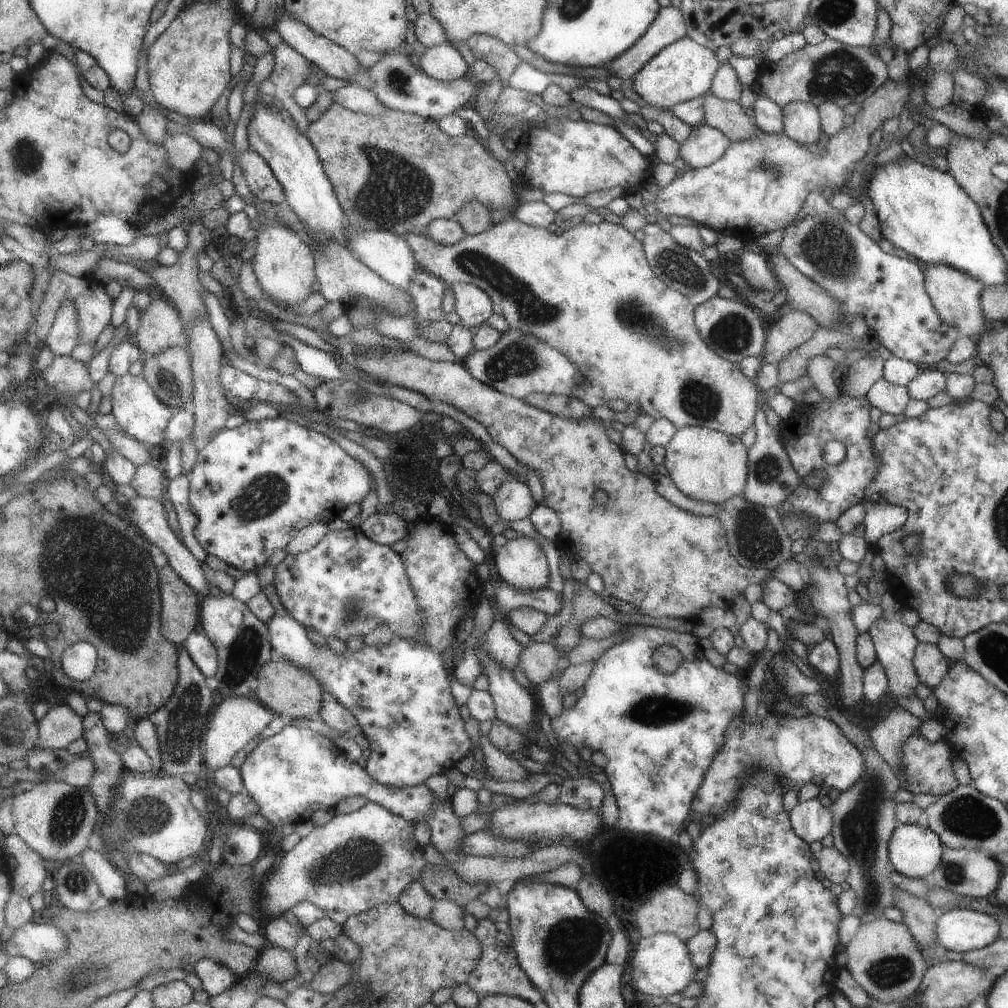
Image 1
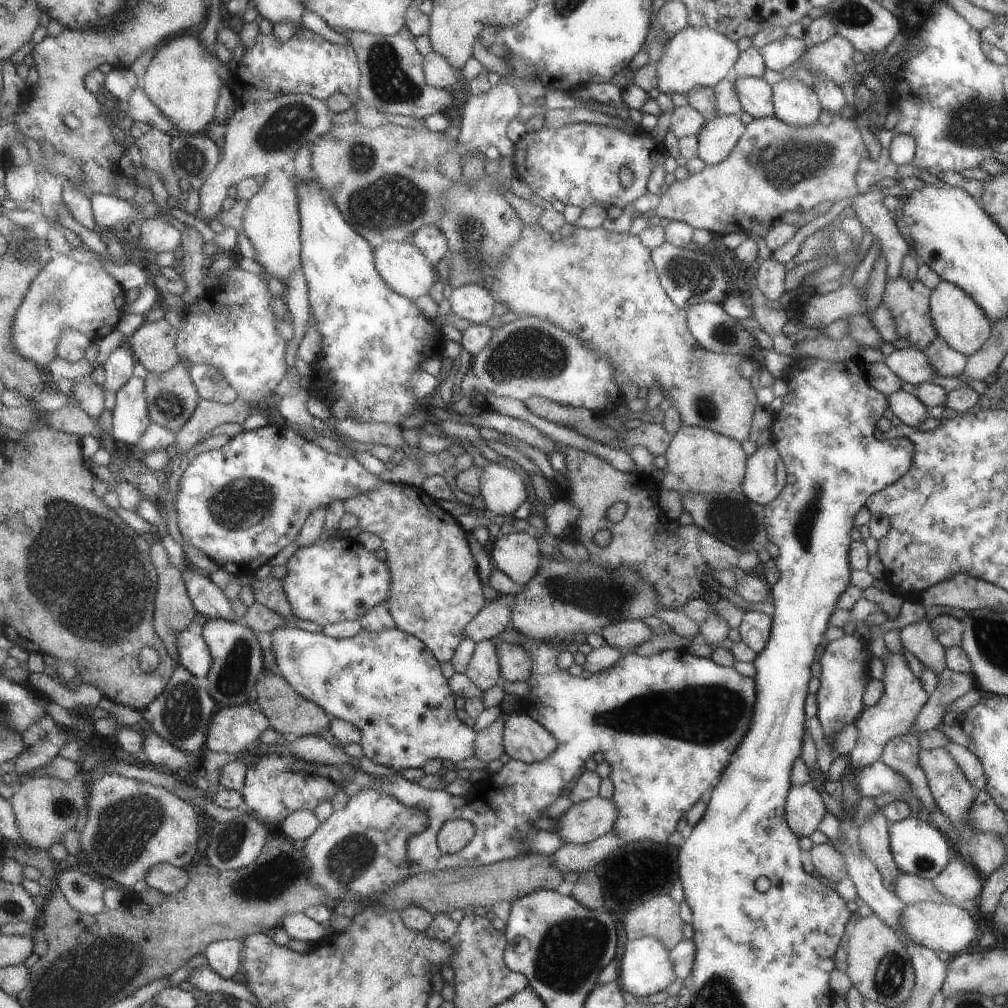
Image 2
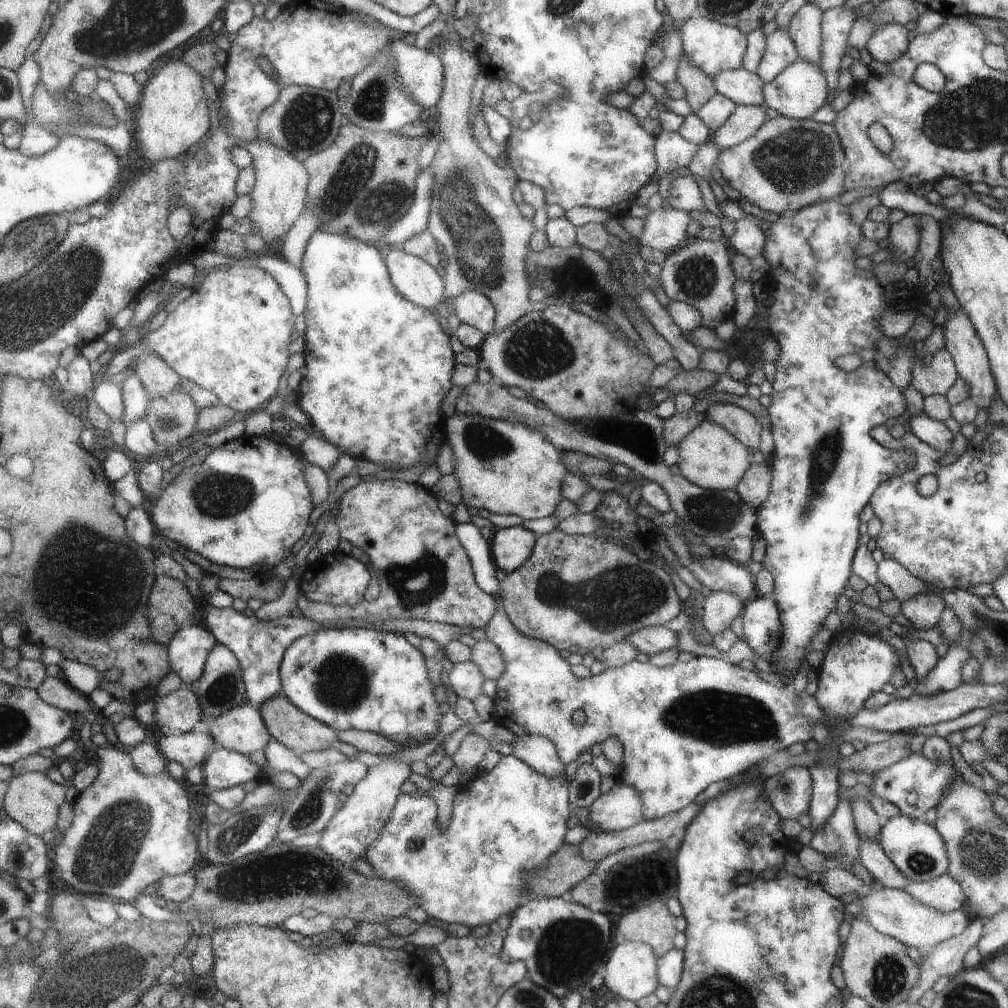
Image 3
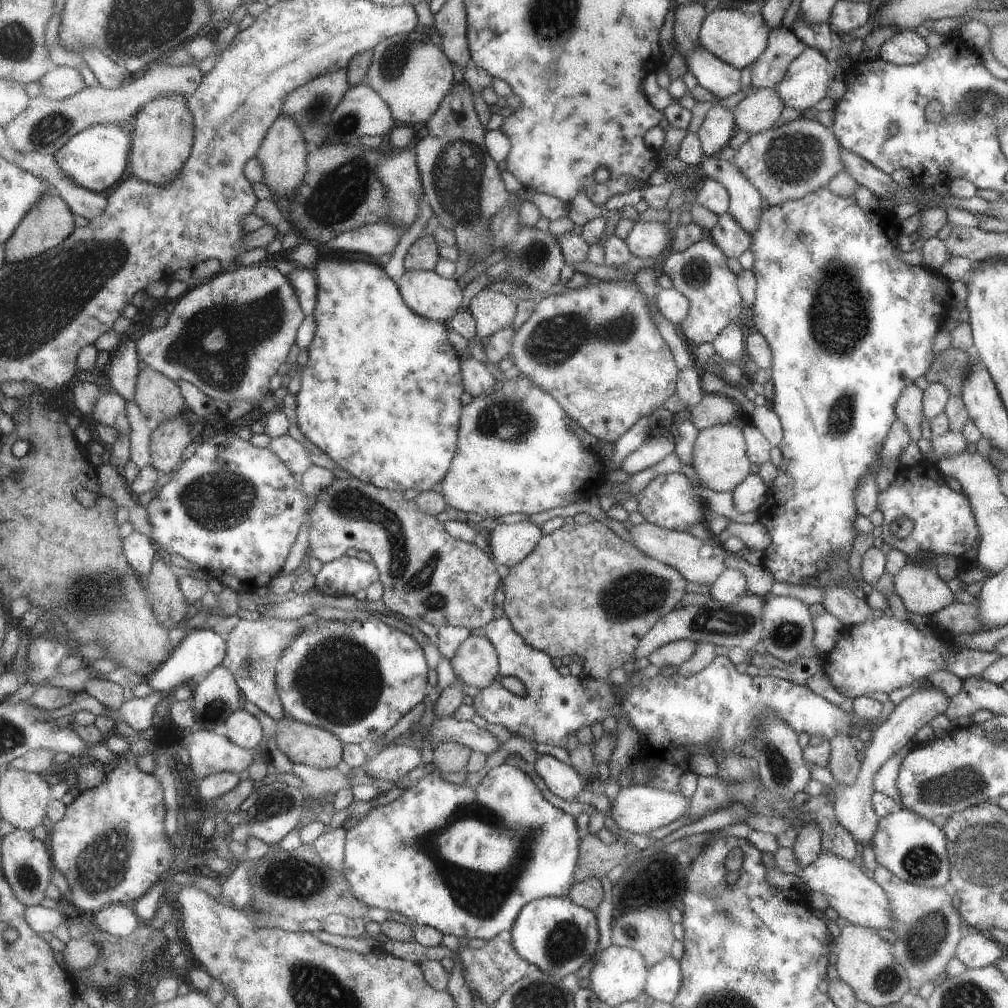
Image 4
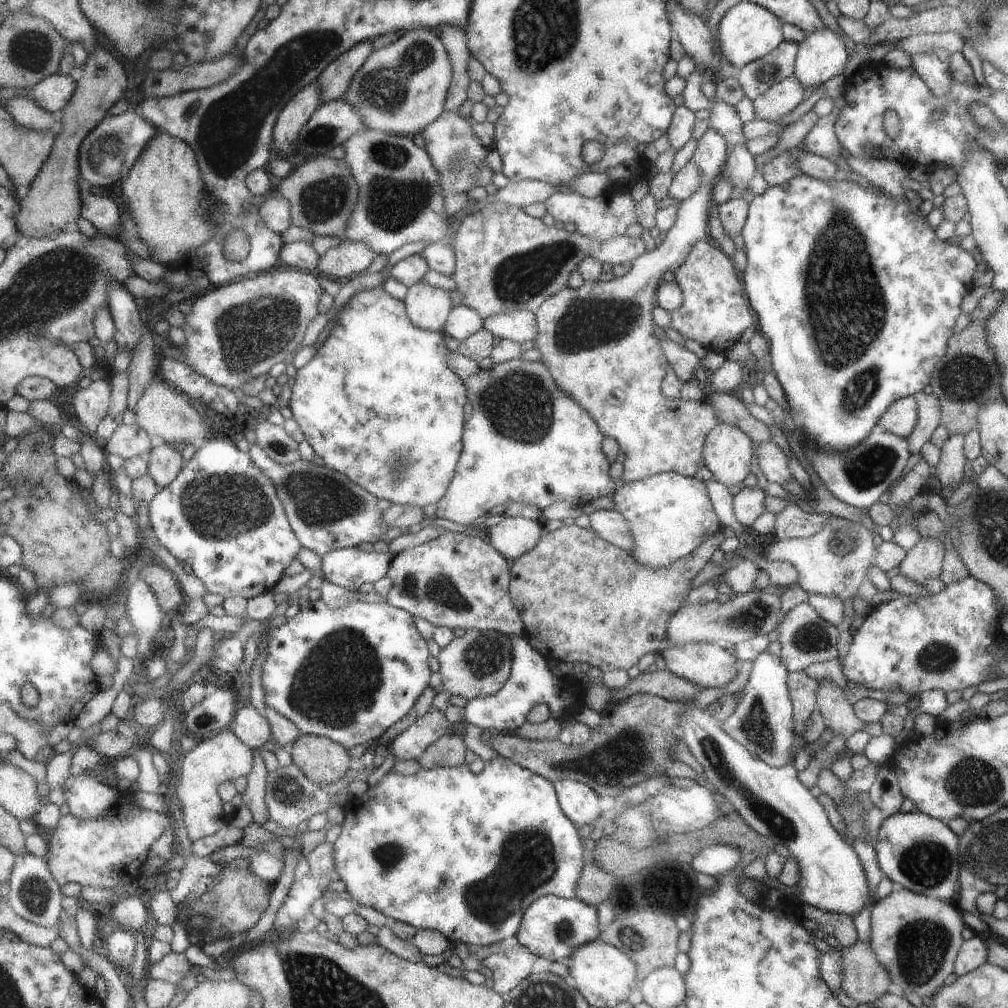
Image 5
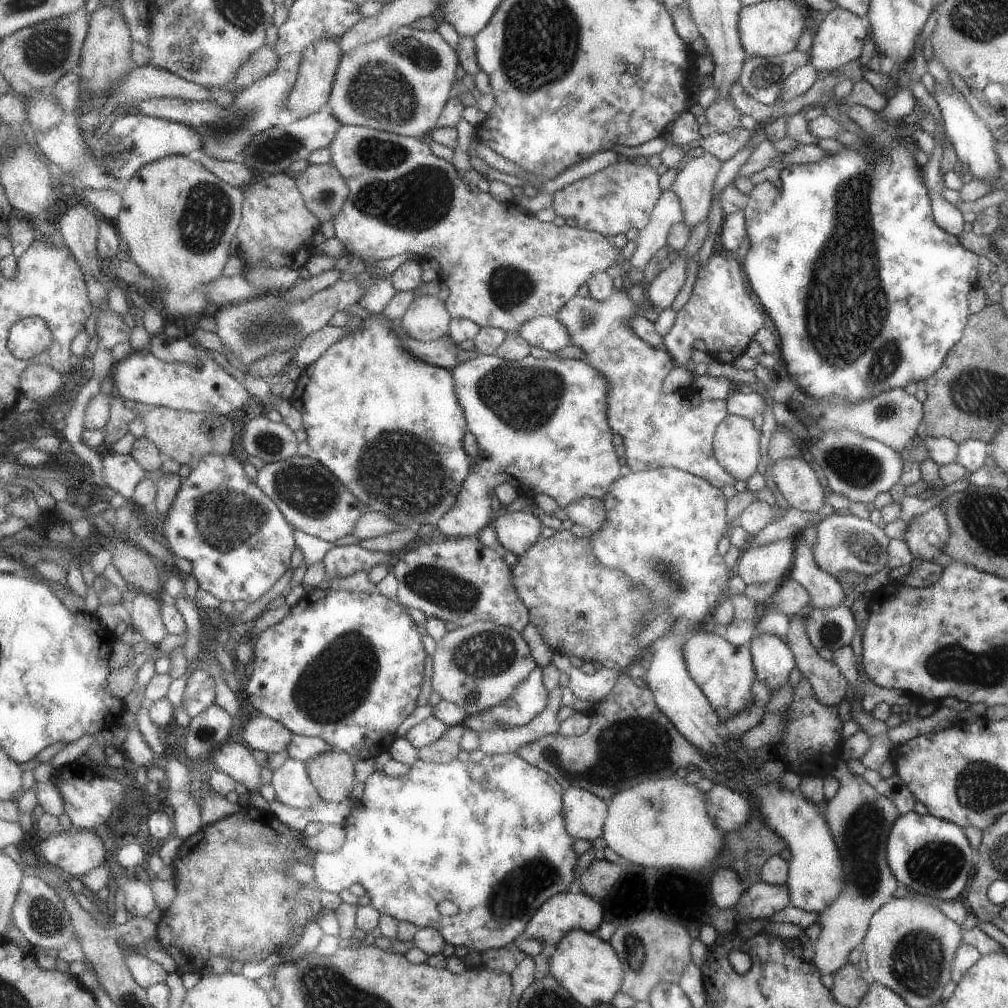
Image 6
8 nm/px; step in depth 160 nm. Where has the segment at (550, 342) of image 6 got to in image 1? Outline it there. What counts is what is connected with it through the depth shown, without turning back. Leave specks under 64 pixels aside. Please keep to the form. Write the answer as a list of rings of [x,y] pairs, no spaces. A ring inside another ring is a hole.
[[[473,283],[451,284],[455,298],[455,311],[461,322],[470,329],[478,329],[495,313],[490,294]]]

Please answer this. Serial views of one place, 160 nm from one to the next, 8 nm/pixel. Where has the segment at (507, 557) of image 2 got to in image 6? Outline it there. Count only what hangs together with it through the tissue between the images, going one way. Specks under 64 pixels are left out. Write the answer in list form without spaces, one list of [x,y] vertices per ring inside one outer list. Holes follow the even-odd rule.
[[[507,512],[492,524],[497,541],[515,556],[532,549],[543,533],[543,522],[531,512]]]

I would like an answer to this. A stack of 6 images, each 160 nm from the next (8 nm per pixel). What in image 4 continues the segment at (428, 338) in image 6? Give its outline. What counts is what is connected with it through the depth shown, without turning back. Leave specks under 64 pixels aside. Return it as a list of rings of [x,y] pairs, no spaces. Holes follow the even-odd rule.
[[[406,270],[397,284],[409,309],[433,322],[447,324],[463,302],[457,278],[443,278],[434,271]]]

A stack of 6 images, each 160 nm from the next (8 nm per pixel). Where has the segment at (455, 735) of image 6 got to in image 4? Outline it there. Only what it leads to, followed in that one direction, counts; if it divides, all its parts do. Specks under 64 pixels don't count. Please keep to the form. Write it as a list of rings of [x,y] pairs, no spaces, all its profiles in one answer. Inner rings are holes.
[[[441,742],[432,746],[435,770],[439,773],[462,772],[466,769],[473,750],[459,742]]]

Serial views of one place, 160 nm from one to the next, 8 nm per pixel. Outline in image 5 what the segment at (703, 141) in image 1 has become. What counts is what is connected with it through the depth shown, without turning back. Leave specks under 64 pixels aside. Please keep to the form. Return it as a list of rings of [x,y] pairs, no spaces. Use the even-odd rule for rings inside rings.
[[[794,75],[781,80],[752,101],[756,120],[775,122],[803,101],[803,86]]]

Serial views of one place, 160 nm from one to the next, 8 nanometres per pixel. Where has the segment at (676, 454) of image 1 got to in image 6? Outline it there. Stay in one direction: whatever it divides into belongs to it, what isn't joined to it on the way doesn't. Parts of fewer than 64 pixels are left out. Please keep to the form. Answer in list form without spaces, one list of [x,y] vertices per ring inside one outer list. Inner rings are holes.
[[[728,415],[712,438],[712,454],[735,481],[747,480],[759,462],[759,435],[749,418]]]

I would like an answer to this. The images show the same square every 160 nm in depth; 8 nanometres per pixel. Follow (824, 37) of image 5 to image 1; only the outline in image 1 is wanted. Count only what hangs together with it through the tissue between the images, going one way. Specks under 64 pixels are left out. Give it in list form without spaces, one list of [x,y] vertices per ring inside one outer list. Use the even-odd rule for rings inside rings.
[[[791,101],[782,106],[782,133],[796,143],[814,145],[818,142],[820,120],[814,104]]]

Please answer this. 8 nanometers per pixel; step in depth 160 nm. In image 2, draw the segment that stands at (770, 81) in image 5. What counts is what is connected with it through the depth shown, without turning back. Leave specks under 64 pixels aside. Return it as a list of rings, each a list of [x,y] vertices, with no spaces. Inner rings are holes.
[[[785,34],[779,39],[768,42],[759,51],[765,68],[778,71],[790,62],[796,61],[806,47],[805,38],[795,38]]]

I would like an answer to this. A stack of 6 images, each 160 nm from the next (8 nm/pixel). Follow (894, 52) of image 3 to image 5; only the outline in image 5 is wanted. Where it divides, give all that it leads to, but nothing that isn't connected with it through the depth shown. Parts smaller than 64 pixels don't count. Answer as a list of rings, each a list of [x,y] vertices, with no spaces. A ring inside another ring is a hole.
[[[908,54],[911,68],[935,98],[947,96],[951,79],[947,64],[940,62],[935,54]]]

